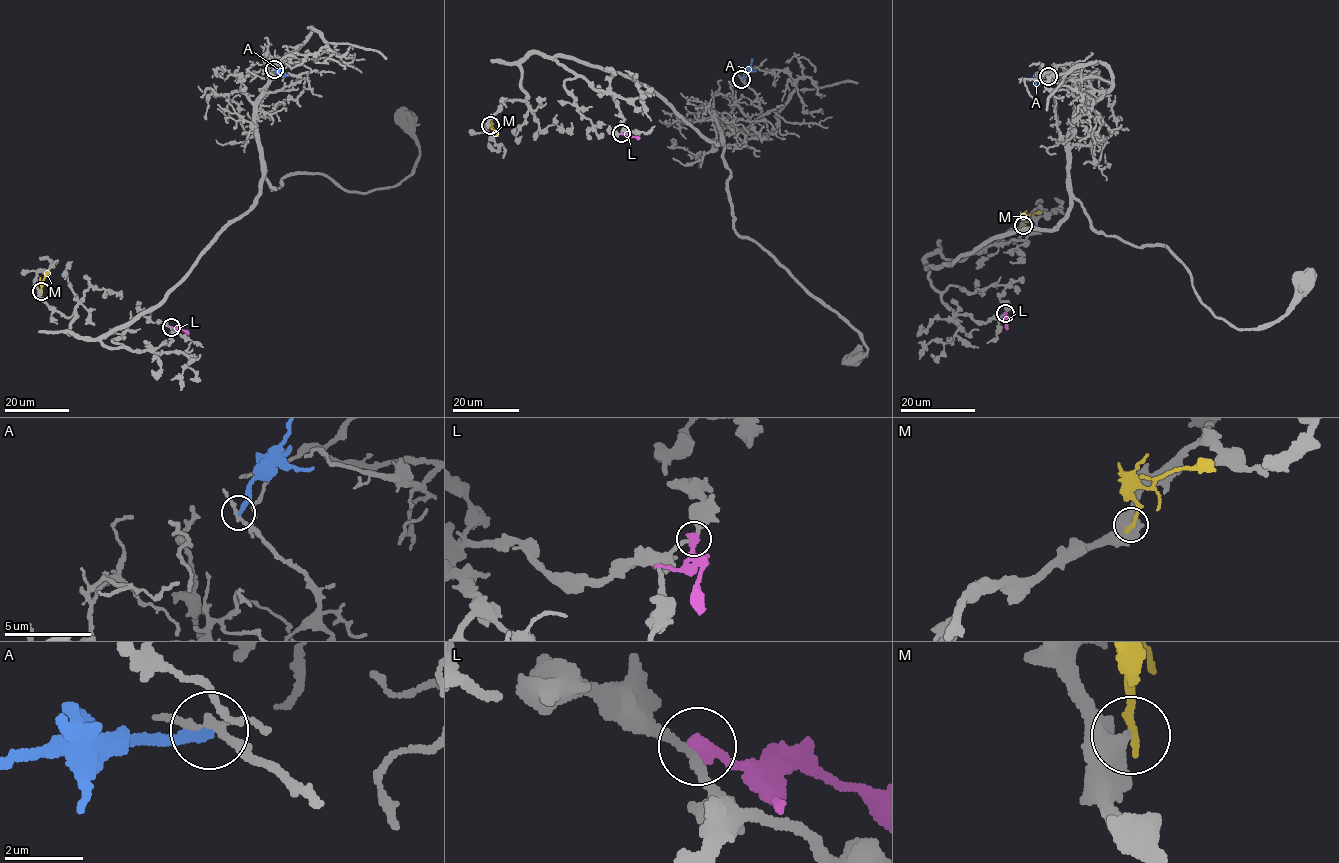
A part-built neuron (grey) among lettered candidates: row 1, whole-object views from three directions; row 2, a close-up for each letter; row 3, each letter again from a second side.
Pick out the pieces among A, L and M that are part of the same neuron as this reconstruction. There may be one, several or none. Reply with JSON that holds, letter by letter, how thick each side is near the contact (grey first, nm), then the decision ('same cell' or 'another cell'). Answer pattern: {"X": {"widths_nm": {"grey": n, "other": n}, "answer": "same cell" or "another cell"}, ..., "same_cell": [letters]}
{"A": {"widths_nm": {"grey": 240, "other": 240}, "answer": "another cell"}, "L": {"widths_nm": {"grey": 220, "other": 440}, "answer": "another cell"}, "M": {"widths_nm": {"grey": 400, "other": 220}, "answer": "another cell"}, "same_cell": []}

